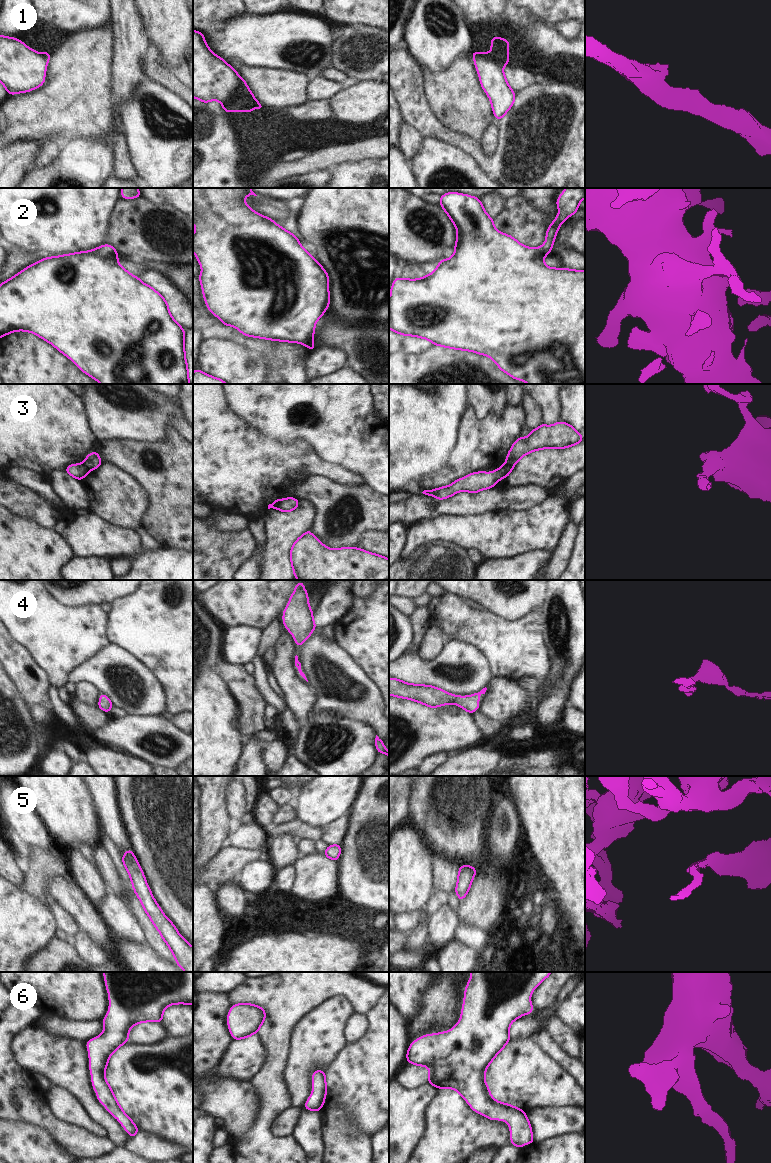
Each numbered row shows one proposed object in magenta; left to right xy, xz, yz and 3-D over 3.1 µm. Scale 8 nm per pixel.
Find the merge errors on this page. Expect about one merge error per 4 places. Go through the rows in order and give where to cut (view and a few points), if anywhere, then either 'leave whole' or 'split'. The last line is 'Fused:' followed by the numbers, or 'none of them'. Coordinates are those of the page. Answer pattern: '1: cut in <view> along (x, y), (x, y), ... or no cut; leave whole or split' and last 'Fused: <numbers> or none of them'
1: no cut; leave whole
2: no cut; leave whole
3: cut in xz along (280, 499), (275, 508); split
4: no cut; leave whole
5: no cut; leave whole
6: no cut; leave whole
Fused: 3

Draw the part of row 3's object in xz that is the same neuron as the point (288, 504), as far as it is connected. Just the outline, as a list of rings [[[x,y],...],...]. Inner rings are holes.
[[[288,497],[285,499],[280,499],[277,503],[276,509],[282,512],[291,512],[299,506],[299,500],[294,497]]]

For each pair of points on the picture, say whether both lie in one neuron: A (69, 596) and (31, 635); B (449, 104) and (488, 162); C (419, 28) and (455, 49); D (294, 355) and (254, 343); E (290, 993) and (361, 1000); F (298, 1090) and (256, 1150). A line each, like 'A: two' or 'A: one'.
A: two
B: two
C: one
D: one
E: one
F: two

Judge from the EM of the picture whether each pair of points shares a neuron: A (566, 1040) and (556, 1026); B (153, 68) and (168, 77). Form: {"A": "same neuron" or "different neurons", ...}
{"A": "same neuron", "B": "same neuron"}

